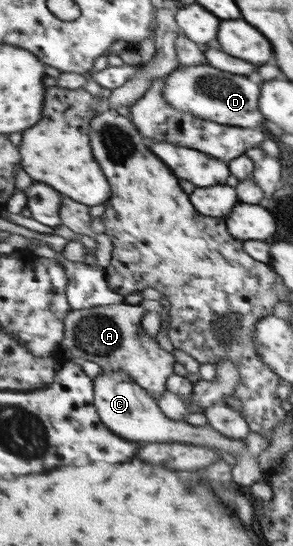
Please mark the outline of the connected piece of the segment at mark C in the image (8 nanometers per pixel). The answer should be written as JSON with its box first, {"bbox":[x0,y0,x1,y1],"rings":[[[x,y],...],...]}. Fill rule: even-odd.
{"bbox":[94,371,245,454],"rings":[[[101,371],[94,379],[95,405],[101,420],[120,437],[138,442],[139,444],[180,442],[196,444],[197,446],[216,447],[229,454],[241,453],[245,448],[244,440],[230,439],[216,431],[209,423],[203,426],[194,426],[185,420],[176,421],[166,417],[162,408],[146,389],[127,371]]]}

